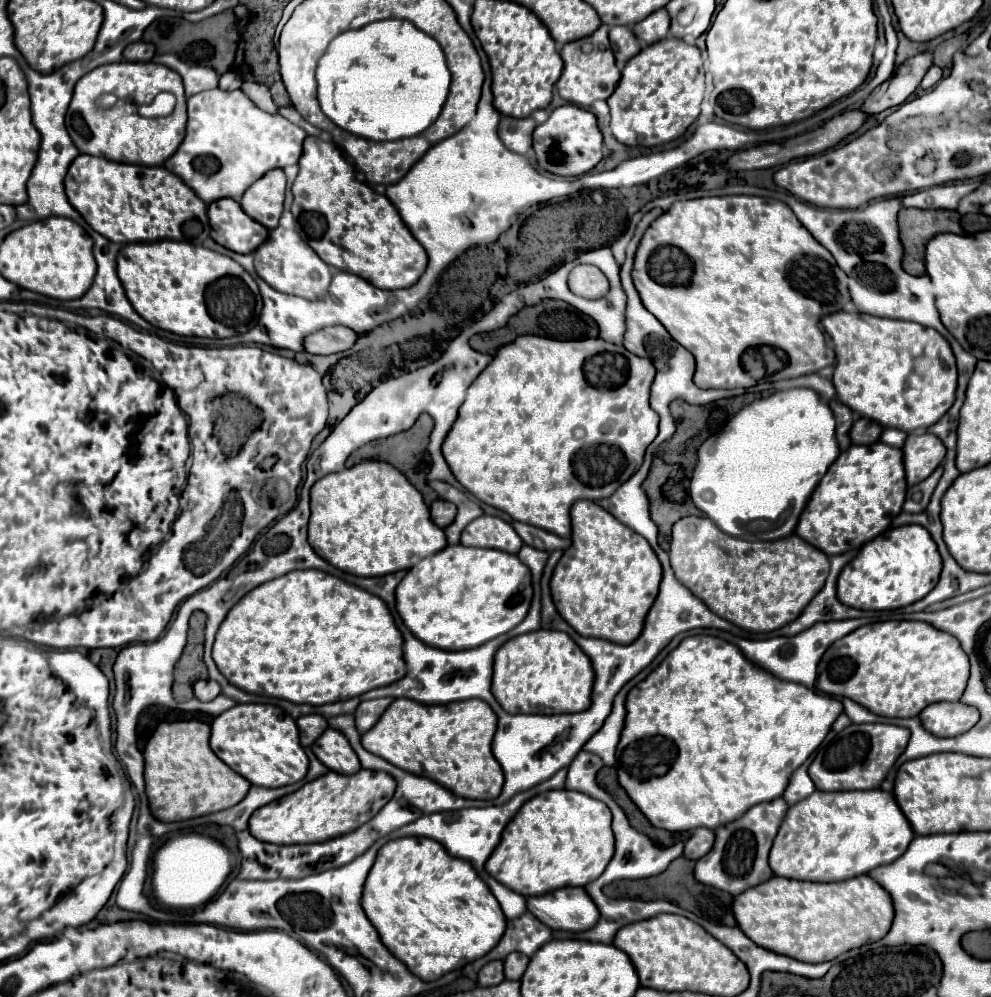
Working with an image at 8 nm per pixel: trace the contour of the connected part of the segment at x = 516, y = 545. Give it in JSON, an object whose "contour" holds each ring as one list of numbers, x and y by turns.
{"contour":[[479,516,471,524,467,524,467,528,461,534,461,544,495,548,509,554,517,554,523,546,513,526,497,516]]}

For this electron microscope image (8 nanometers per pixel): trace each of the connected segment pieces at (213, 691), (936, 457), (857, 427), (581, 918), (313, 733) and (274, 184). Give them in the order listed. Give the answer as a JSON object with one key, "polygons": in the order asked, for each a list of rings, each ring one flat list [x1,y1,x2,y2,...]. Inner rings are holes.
{"polygons":[[[199,680,195,682,193,690,195,690,195,698,201,702,209,702,221,694,221,688,219,684,215,684,215,680]],[[909,434,903,444,903,466,907,484,919,484,925,480,945,458,943,442,933,434]],[[857,418,855,424,851,426,851,442,853,444,875,444,881,436,883,428,867,418]],[[571,886,527,898,527,910,551,930,583,932,599,920,599,910,587,892]],[[309,714,309,716,301,716,297,720,297,726,301,734,301,746,307,748,323,734,323,730,327,730,327,720,321,714]],[[269,170,253,182,241,198,241,208,259,224,279,224,285,200,285,174,283,170]]]}

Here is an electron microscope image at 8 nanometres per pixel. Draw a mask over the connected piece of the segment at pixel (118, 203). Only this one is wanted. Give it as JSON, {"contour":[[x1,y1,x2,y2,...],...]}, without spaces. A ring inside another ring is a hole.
{"contour":[[79,154,65,176,65,194,95,232,119,244,155,240,199,242,209,226,207,204,163,166,119,164]]}

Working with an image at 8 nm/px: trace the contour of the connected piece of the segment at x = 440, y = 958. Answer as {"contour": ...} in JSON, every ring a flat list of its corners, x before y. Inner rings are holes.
{"contour":[[397,838,387,842,375,858,369,870,361,906,377,928,381,942,387,950,401,960,411,974,423,980,437,980,451,970,459,970,465,964,485,956,501,940,505,932,505,916,491,896,487,884,479,880,469,862,453,858,439,842,431,838]]}

